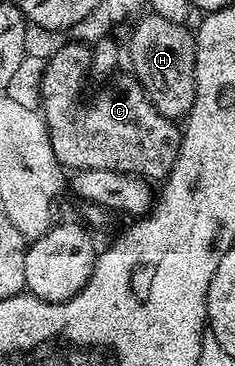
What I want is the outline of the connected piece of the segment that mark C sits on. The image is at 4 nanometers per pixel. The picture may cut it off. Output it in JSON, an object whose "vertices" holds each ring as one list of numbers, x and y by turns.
{"vertices":[[65,42,61,49,45,61,39,112,49,129,51,150,55,158,65,170,115,170,132,176,144,176,150,182,164,181,179,154,182,129,178,121,167,119,159,114,159,110,155,110,155,106,151,106,143,86,132,74,121,76,114,84,99,89,89,105,81,104,81,87,85,84,85,76,90,75,90,53,91,48,87,43]]}

